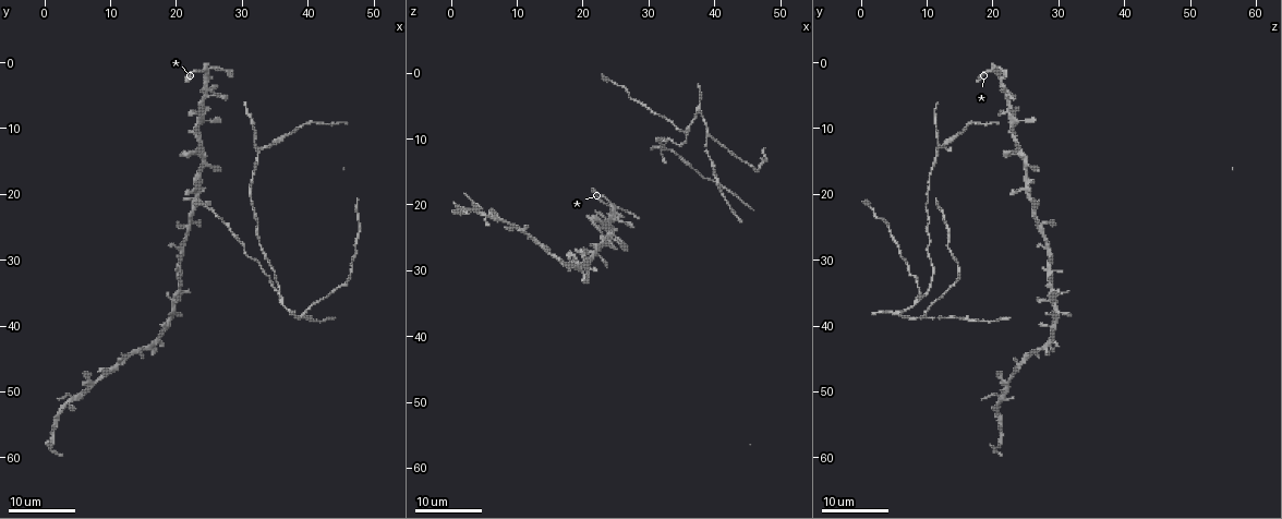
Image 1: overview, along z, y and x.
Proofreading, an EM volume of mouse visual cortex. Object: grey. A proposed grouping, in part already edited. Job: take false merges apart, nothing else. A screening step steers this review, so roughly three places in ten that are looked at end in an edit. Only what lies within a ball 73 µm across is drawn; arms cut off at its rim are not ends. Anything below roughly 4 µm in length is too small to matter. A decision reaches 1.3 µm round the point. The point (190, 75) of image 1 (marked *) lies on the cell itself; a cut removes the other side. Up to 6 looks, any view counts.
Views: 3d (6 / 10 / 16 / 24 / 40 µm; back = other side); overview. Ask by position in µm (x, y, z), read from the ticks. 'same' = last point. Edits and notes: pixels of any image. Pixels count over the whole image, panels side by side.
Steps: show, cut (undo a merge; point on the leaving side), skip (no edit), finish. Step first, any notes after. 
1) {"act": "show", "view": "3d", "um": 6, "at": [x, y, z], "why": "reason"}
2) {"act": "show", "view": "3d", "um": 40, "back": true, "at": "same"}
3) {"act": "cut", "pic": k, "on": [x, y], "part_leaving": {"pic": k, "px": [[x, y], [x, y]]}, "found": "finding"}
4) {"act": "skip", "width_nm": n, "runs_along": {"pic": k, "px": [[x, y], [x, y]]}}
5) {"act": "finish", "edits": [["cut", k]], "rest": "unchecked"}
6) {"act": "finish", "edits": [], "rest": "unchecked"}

{"act": "show", "view": "3d", "um": 16, "at": [32.5, 13.5, 11.5], "why": "small branch off a trunk"}

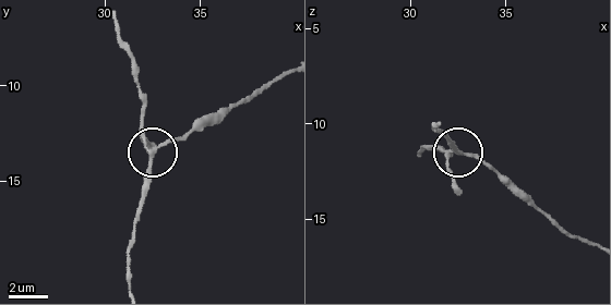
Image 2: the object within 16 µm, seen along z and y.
{"act": "show", "view": "3d", "um": 6, "at": "same", "why": "closer look"}

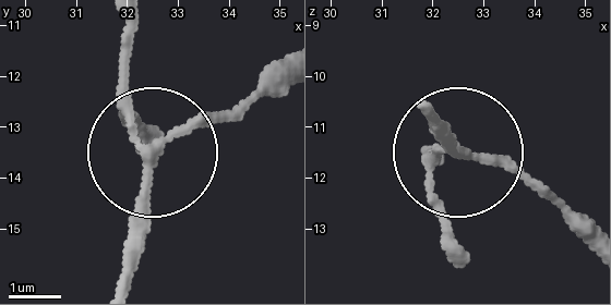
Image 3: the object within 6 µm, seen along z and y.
{"act": "show", "view": "3d", "um": 6, "back": true, "at": "same"}

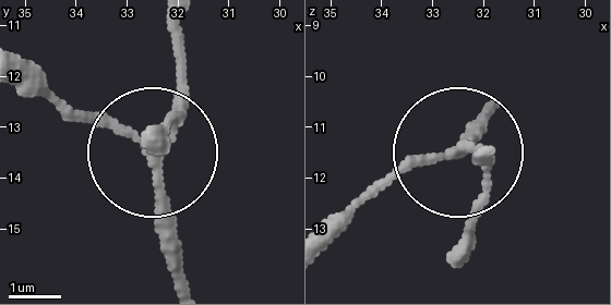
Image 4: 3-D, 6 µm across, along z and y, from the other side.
{"act": "skip", "width_nm": 160, "found": "all the same cell"}

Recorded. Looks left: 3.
{"act": "show", "view": "3d", "um": 24, "at": [39.0, 38.5, 9.5], "why": "branch point"}

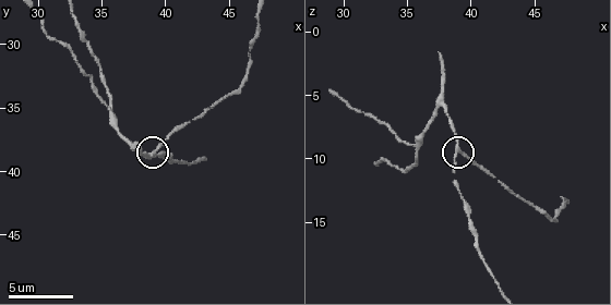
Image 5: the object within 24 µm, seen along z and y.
{"act": "show", "view": "3d", "um": 10, "at": [39.0, 38.4, 9.4]}

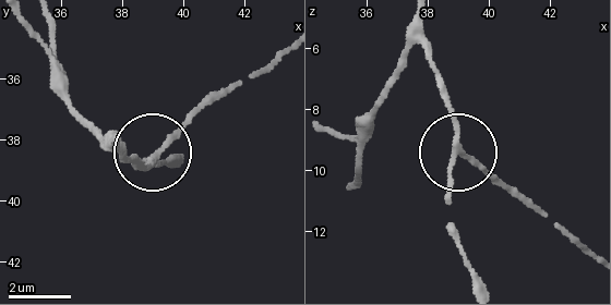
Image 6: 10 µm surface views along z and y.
{"act": "skip", "found": "all the same cell"}

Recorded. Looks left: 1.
{"act": "show", "view": "3d", "um": 10, "at": [35.8, 35.2, 9.0], "why": "arms part here"}

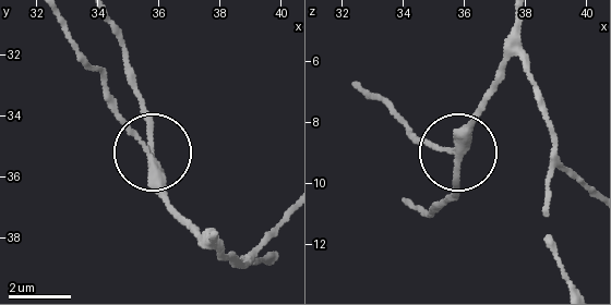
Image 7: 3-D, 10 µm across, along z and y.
{"act": "skip", "arms": 3, "found": "one cell here"}

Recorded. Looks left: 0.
{"act": "finish", "edits": [], "rest": "unchecked"}

